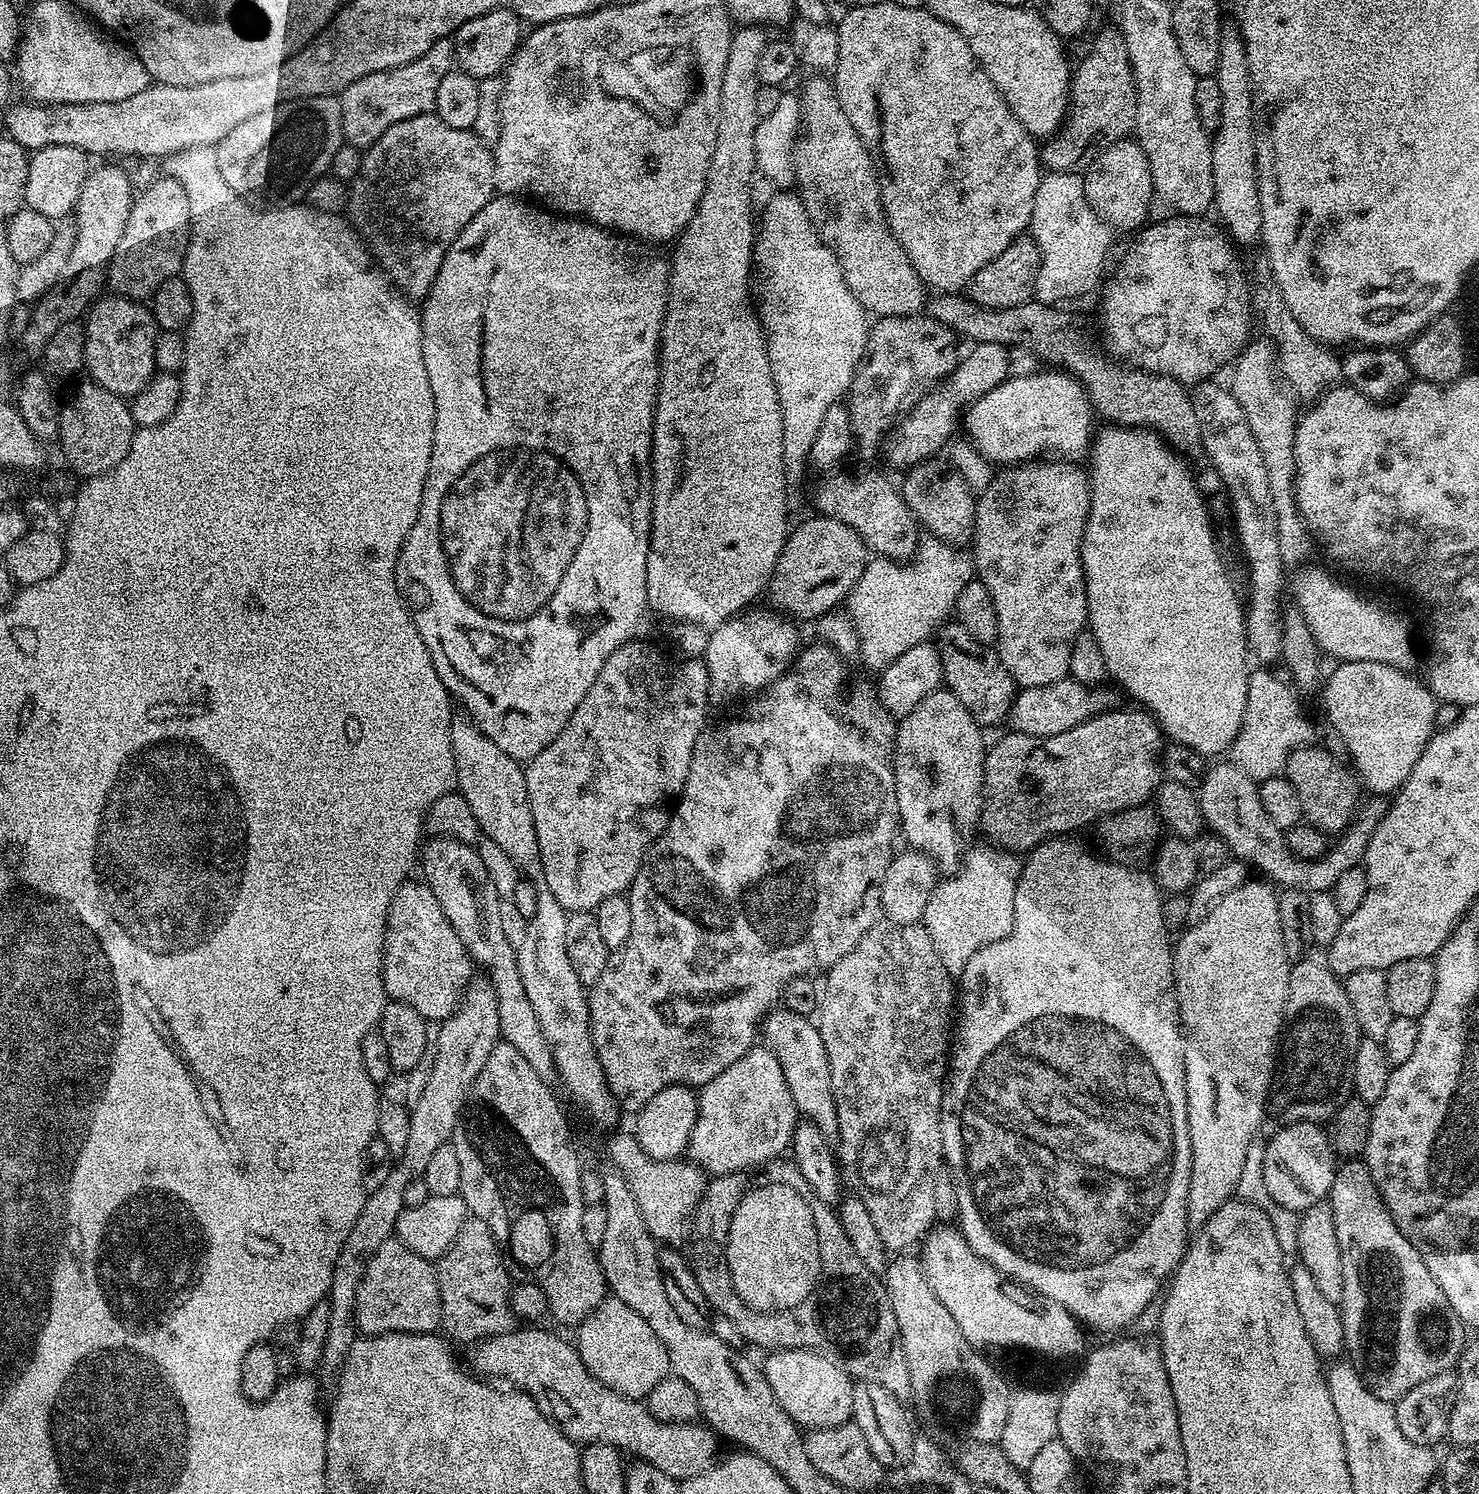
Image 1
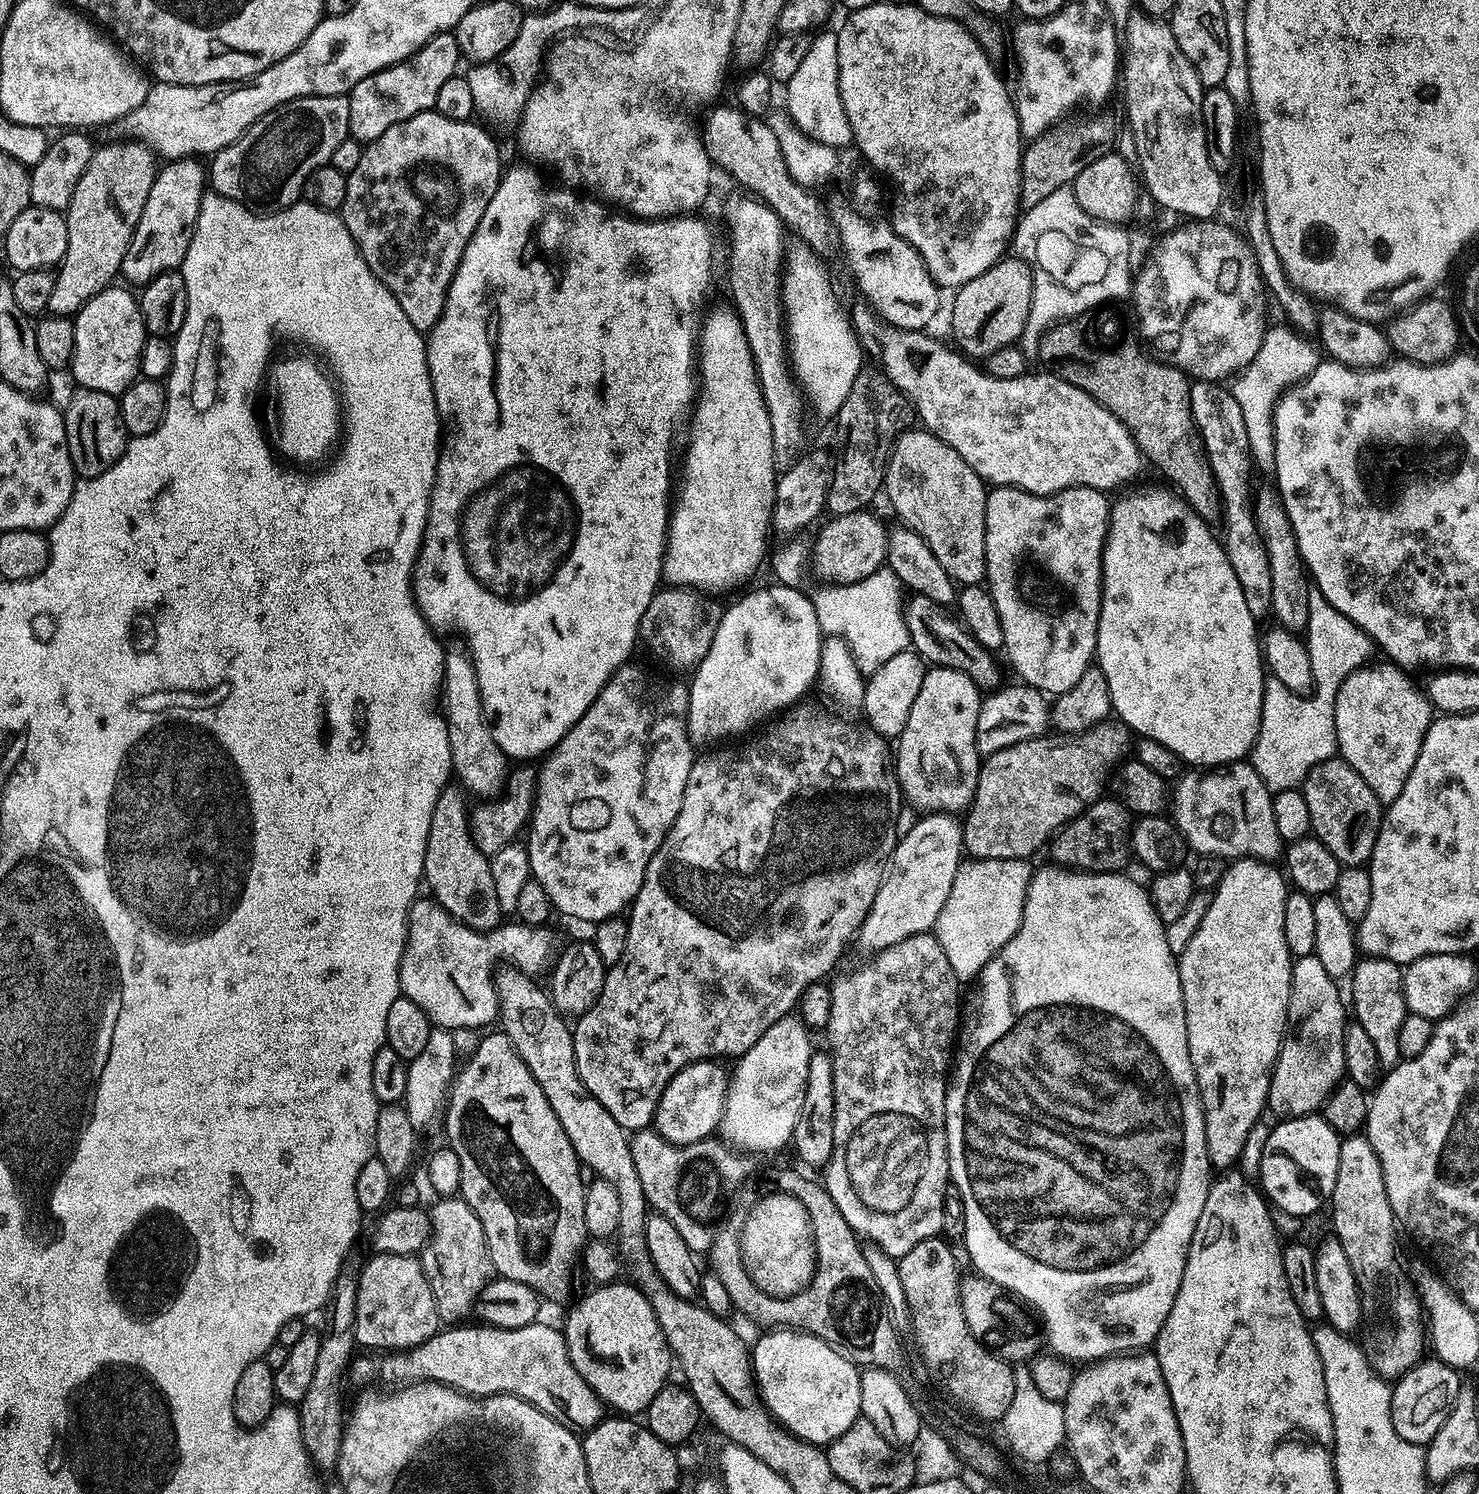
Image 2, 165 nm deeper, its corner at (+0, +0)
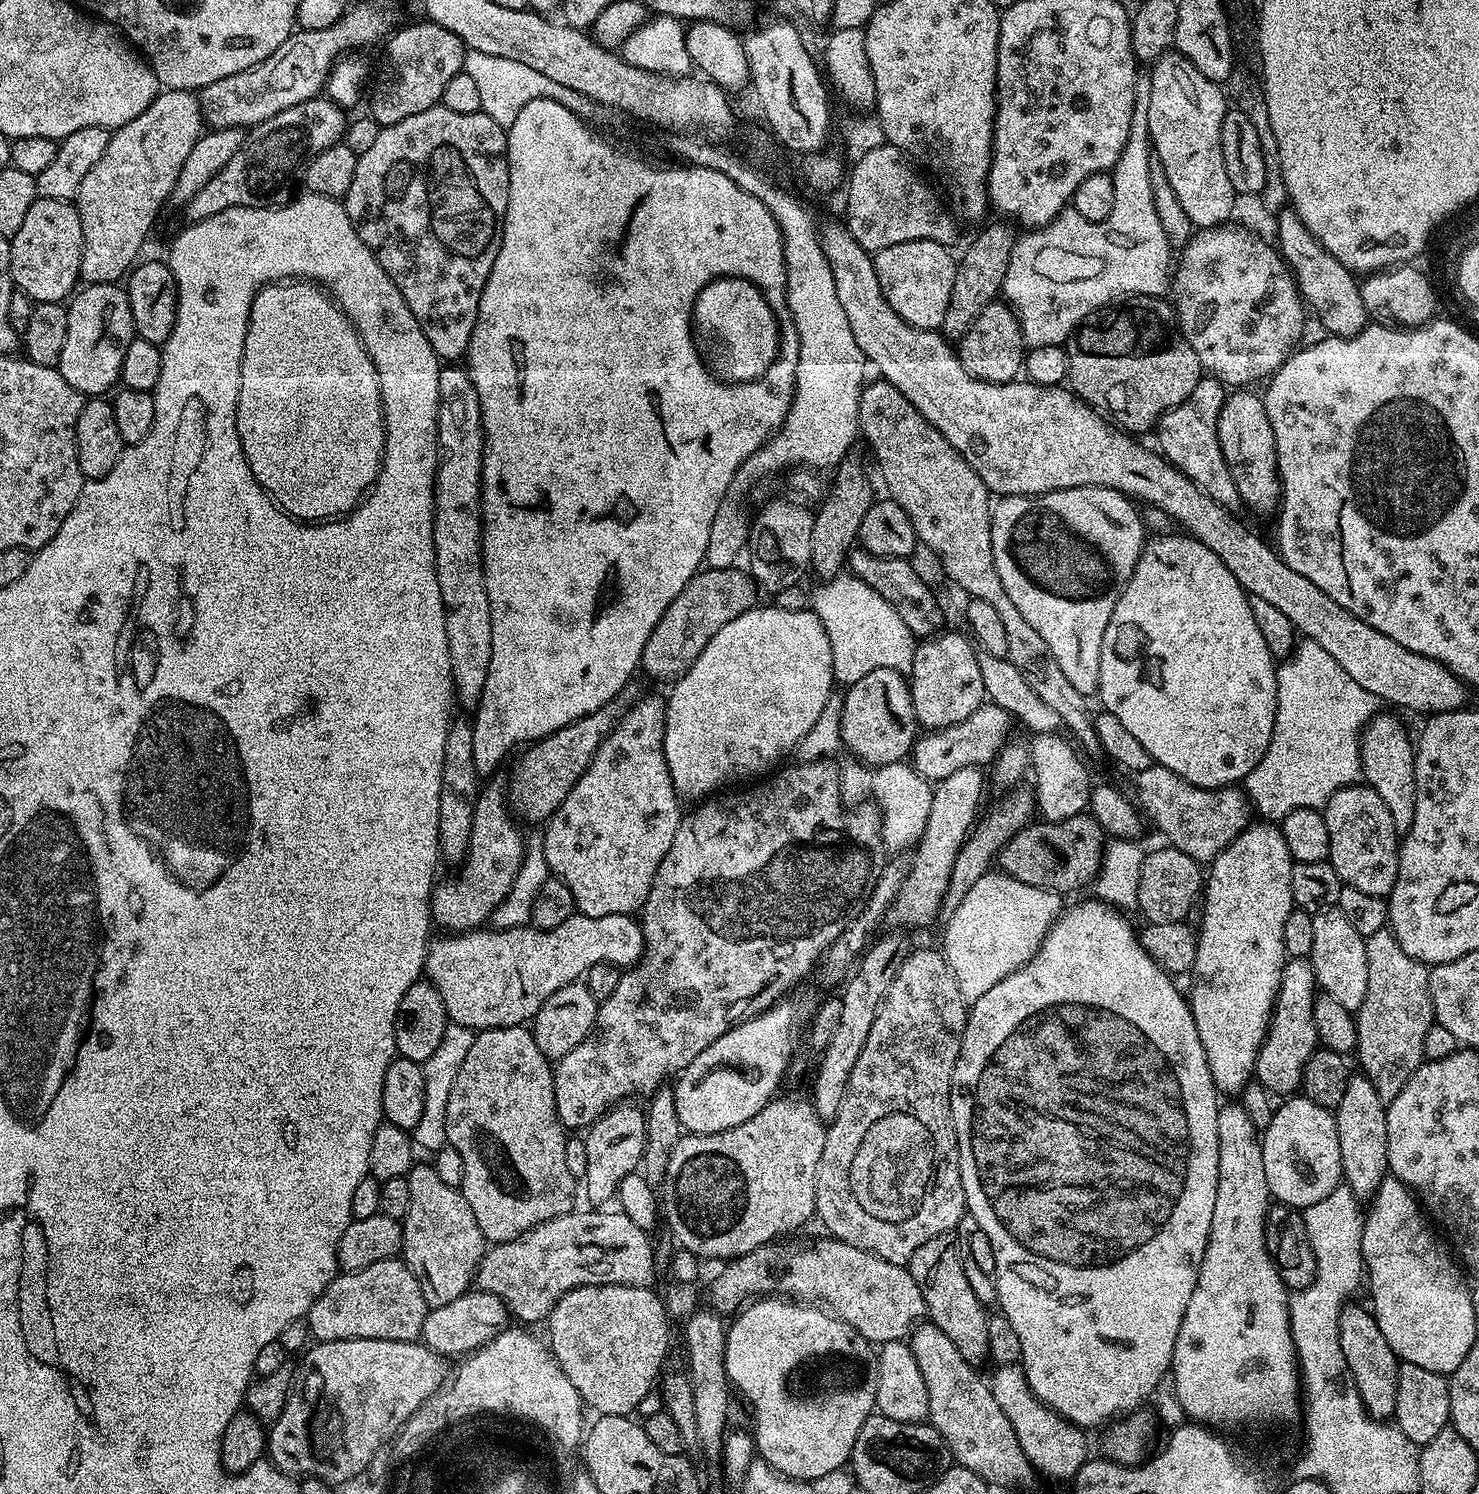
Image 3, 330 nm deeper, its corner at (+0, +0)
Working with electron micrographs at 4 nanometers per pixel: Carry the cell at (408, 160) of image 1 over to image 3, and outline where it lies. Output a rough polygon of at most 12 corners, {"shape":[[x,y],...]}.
{"shape":[[381,127],[342,197],[444,362],[507,217],[508,134]]}

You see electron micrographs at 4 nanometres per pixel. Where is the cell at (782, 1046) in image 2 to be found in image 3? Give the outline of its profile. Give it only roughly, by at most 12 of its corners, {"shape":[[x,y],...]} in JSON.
{"shape":[[980,768],[933,787],[896,924],[940,916],[956,855],[981,811]]}

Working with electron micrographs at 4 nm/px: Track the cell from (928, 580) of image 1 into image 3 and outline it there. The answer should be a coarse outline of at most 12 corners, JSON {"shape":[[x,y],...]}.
{"shape":[[851,574],[814,611],[847,686],[911,673],[918,640],[890,601]]}

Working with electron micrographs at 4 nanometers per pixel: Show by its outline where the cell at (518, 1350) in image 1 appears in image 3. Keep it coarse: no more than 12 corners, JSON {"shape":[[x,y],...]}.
{"shape":[[416,1340],[313,1343],[356,1478],[444,1380]]}

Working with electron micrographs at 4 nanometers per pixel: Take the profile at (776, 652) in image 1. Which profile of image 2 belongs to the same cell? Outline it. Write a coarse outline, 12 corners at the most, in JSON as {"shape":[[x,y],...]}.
{"shape":[[779,582],[723,609],[688,688],[716,746],[817,683],[811,599]]}

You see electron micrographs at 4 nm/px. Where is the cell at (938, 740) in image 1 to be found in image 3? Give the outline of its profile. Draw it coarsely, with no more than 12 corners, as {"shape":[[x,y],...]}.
{"shape":[[925,639],[910,673],[916,723],[961,724],[986,700],[973,641]]}

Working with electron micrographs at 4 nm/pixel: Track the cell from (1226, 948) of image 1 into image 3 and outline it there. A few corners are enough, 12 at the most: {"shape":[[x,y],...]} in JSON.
{"shape":[[1253,823],[1207,873],[1192,1017],[1243,1093],[1276,1006],[1294,863]]}

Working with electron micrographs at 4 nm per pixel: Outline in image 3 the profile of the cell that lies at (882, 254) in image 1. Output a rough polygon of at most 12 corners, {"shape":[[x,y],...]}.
{"shape":[[945,245],[875,253],[882,294],[906,323],[943,325],[956,273]]}

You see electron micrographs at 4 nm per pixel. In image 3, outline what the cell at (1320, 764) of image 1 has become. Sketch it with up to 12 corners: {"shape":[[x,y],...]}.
{"shape":[[1367,786],[1322,809],[1341,885],[1387,897],[1398,833]]}

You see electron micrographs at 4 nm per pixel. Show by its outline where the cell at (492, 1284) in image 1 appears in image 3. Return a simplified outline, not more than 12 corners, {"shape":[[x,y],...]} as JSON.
{"shape":[[431,1163],[407,1178],[402,1259],[429,1309],[473,1287],[486,1241]]}

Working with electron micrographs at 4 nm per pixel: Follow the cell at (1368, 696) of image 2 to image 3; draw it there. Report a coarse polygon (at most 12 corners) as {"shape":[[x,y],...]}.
{"shape":[[1377,714],[1360,733],[1367,787],[1397,833],[1416,809],[1416,753],[1398,717]]}

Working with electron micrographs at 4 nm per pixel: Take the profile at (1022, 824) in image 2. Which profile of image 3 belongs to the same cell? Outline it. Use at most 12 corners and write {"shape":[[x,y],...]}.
{"shape":[[1013,787],[961,845],[940,904],[947,918],[1012,838],[1033,823],[1033,789]]}

